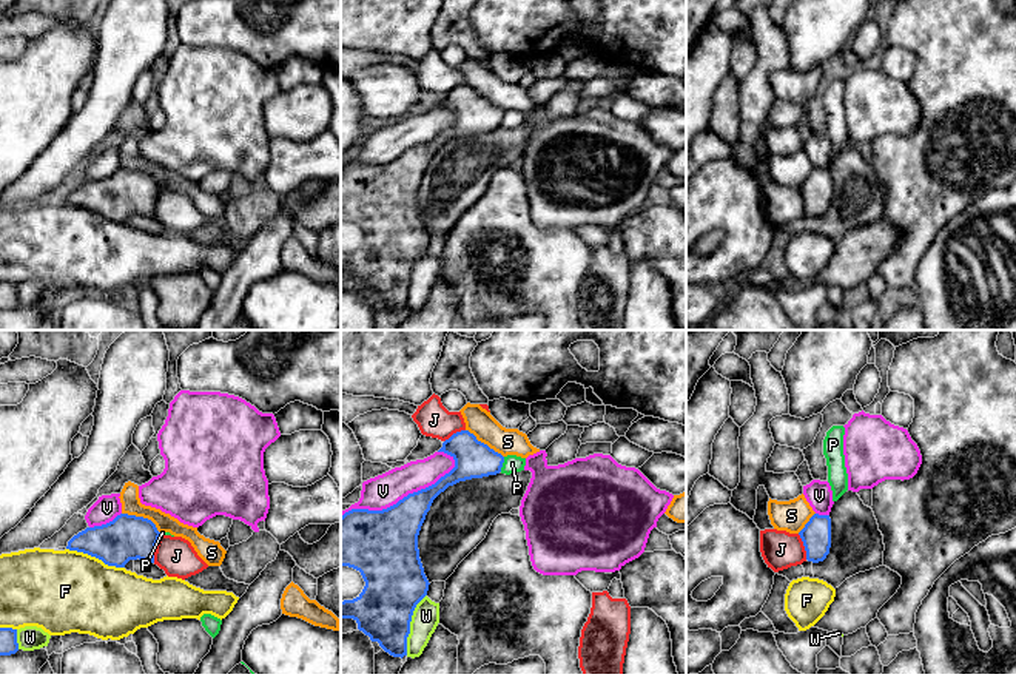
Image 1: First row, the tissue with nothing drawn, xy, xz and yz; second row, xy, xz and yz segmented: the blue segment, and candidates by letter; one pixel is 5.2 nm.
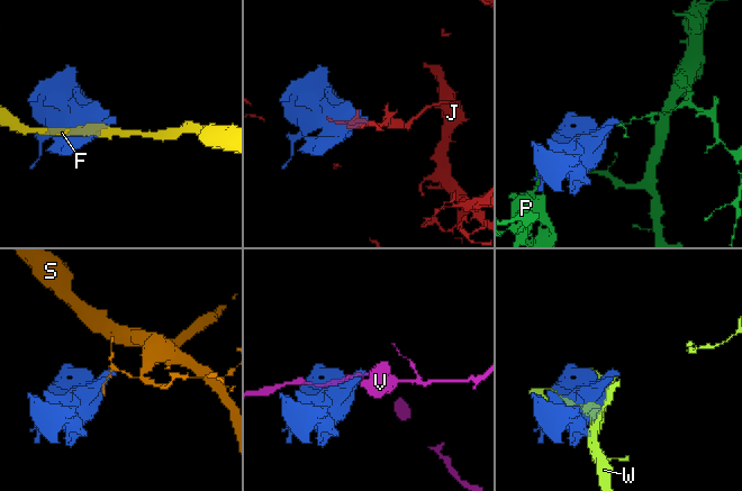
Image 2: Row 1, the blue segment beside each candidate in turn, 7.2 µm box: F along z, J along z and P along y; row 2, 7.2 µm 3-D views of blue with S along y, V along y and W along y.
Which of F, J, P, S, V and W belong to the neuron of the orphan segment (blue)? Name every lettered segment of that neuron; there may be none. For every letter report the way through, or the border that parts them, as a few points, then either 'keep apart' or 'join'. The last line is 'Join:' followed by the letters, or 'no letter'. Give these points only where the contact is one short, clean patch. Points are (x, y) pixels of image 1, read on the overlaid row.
F: keep apart
J: border along xy (161, 535), (153, 562); keep apart
P: runs through xz (474, 458), (501, 465), (512, 463); join
S: keep apart
V: keep apart
W: keep apart
Join: P

